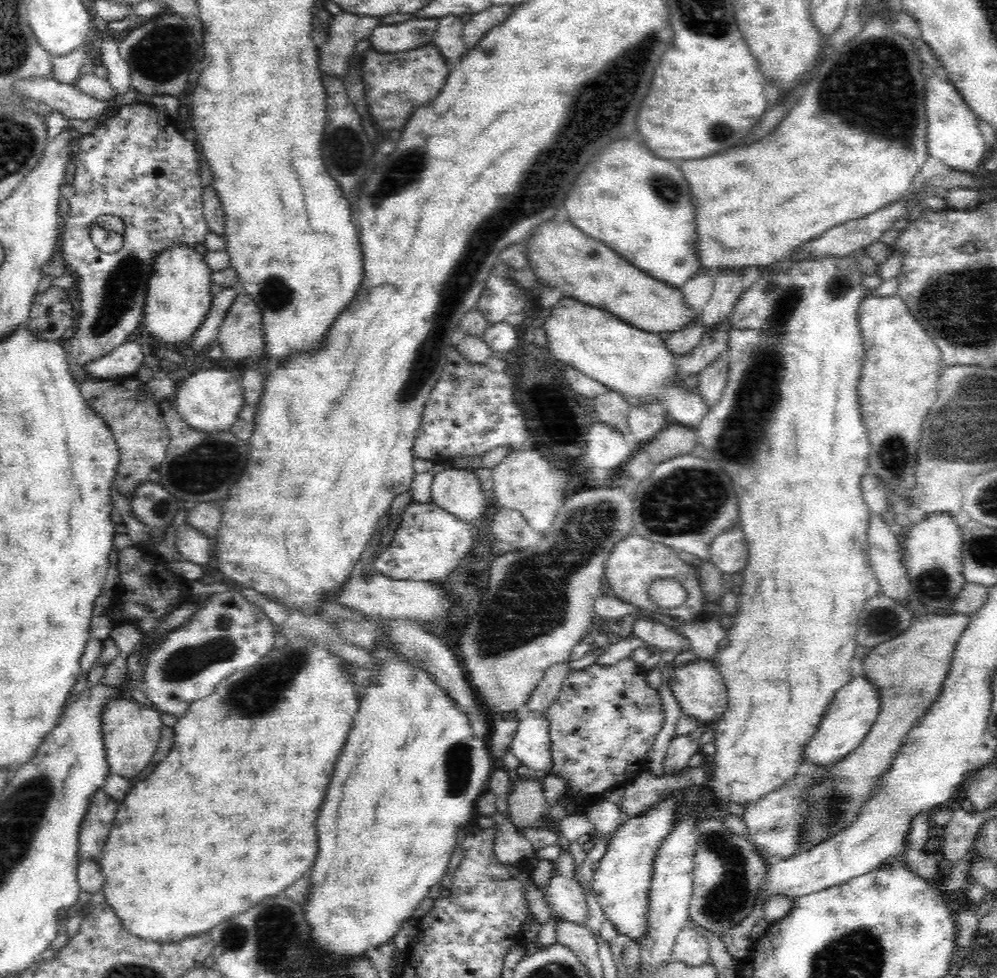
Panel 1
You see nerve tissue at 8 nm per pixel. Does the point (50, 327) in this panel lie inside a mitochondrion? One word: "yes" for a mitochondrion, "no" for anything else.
no

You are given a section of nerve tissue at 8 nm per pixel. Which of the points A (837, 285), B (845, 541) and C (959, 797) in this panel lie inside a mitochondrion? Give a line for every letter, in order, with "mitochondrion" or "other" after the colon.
A: mitochondrion
B: other
C: other

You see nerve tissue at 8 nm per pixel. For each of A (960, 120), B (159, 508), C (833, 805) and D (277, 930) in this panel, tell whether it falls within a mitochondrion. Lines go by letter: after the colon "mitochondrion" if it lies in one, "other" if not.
A: other
B: mitochondrion
C: mitochondrion
D: mitochondrion

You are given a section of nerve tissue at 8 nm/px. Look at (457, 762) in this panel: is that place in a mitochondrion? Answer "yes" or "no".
yes

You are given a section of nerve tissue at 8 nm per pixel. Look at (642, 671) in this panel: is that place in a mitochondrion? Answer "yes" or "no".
no

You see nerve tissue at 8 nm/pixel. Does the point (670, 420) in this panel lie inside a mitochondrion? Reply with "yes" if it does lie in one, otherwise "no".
no

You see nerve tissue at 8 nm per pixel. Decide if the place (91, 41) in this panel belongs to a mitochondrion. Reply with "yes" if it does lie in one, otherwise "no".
no

